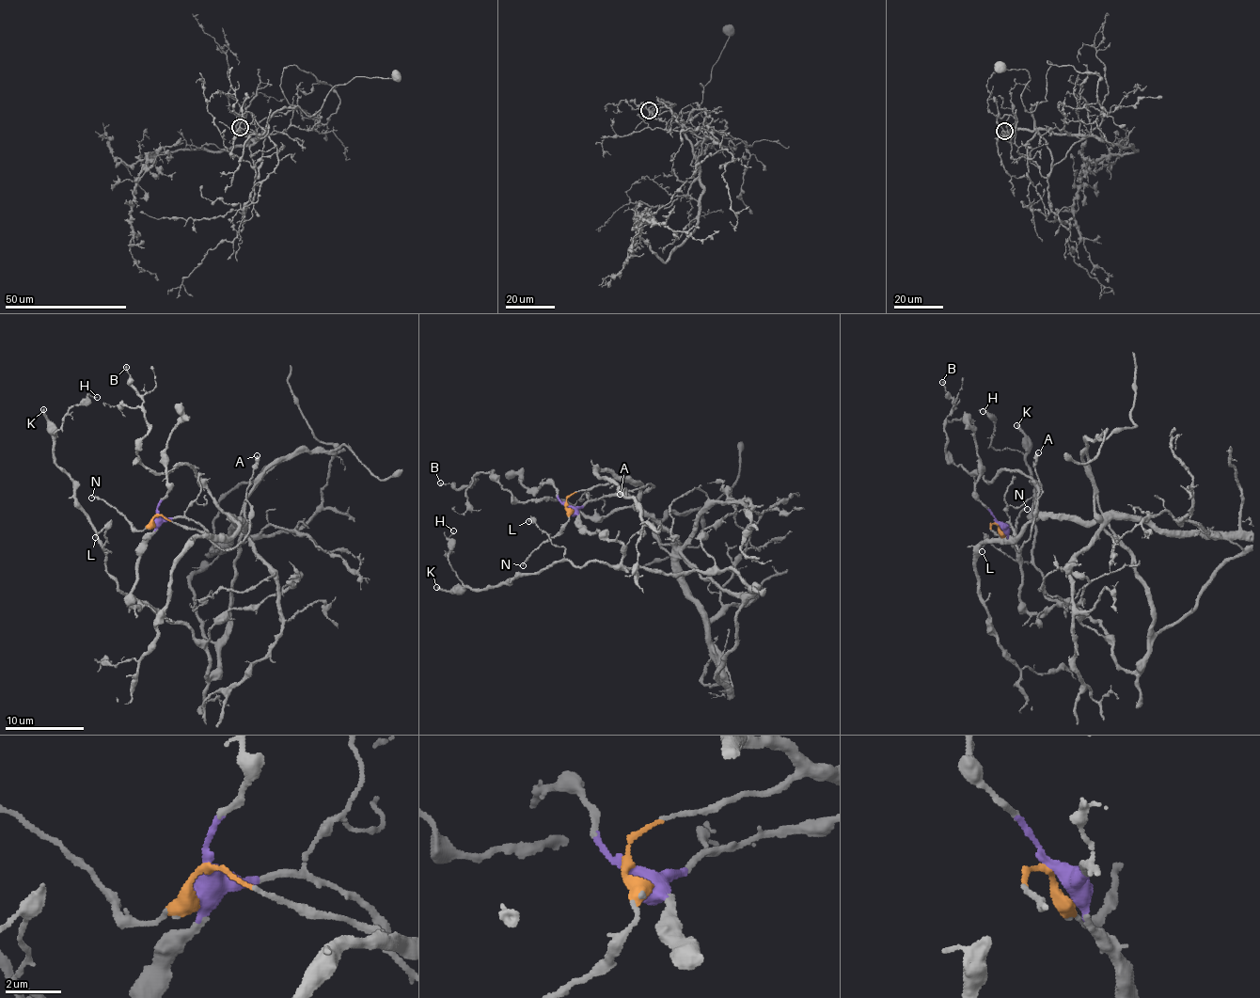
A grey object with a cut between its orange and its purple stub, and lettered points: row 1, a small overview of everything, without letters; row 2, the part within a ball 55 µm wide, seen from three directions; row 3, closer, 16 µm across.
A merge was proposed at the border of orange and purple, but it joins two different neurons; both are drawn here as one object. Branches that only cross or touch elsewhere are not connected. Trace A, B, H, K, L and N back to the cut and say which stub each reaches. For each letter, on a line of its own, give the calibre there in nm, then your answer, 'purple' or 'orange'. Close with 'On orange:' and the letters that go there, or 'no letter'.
A: 320 nm thick; purple
B: 150 nm thick; orange
H: 80 nm thick; purple
K: 260 nm thick; purple
L: 110 nm thick; purple
N: 140 nm thick; orange
On orange: B, N

